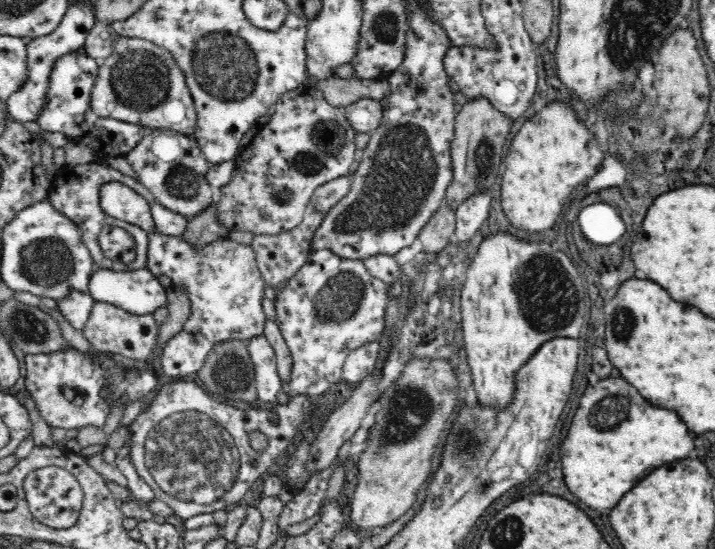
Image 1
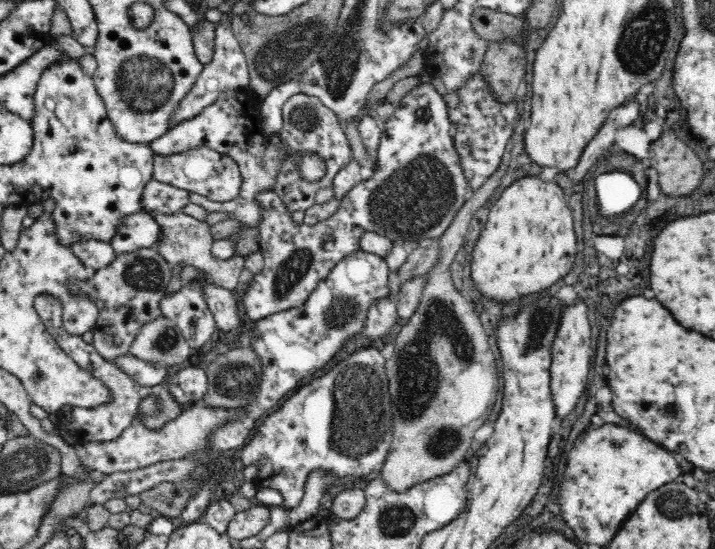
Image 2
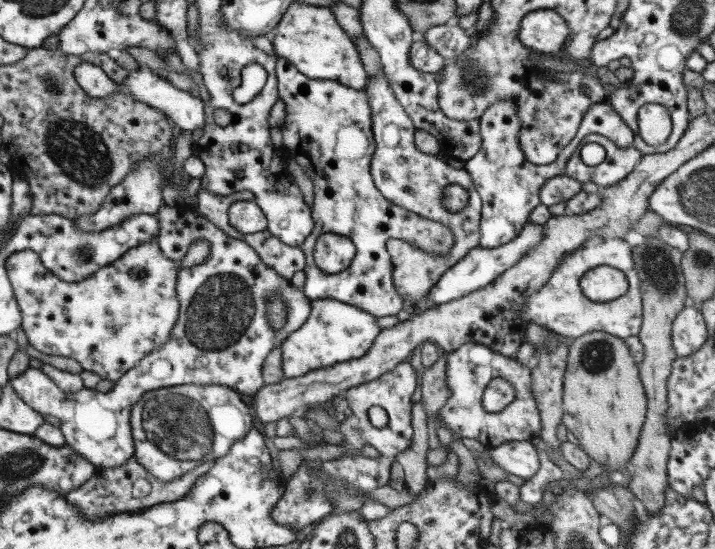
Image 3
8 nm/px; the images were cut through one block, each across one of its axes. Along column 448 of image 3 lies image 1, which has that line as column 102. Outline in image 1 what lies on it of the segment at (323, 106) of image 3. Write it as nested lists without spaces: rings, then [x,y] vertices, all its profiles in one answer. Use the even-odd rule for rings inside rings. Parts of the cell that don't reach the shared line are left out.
[[[104,226],[102,234],[98,234],[100,238],[100,248],[102,254],[112,260],[112,262],[122,262],[122,264],[130,264],[136,260],[138,254],[138,246],[132,240],[132,234],[126,228],[120,226]]]

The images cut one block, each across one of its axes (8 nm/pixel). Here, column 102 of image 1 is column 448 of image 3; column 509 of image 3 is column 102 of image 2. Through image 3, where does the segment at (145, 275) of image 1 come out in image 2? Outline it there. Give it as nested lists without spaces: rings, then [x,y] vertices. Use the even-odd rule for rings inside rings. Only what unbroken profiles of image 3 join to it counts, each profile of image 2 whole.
[[[78,238],[78,242],[72,244],[72,252],[78,256],[78,260],[92,268],[98,270],[98,268],[104,268],[104,266],[110,266],[110,262],[114,260],[116,252],[114,248],[110,246],[110,242],[104,242],[104,240],[96,240],[96,238]]]

